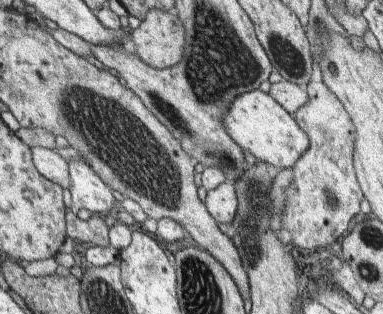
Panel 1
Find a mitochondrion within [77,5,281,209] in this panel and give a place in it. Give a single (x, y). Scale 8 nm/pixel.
(161, 105)

